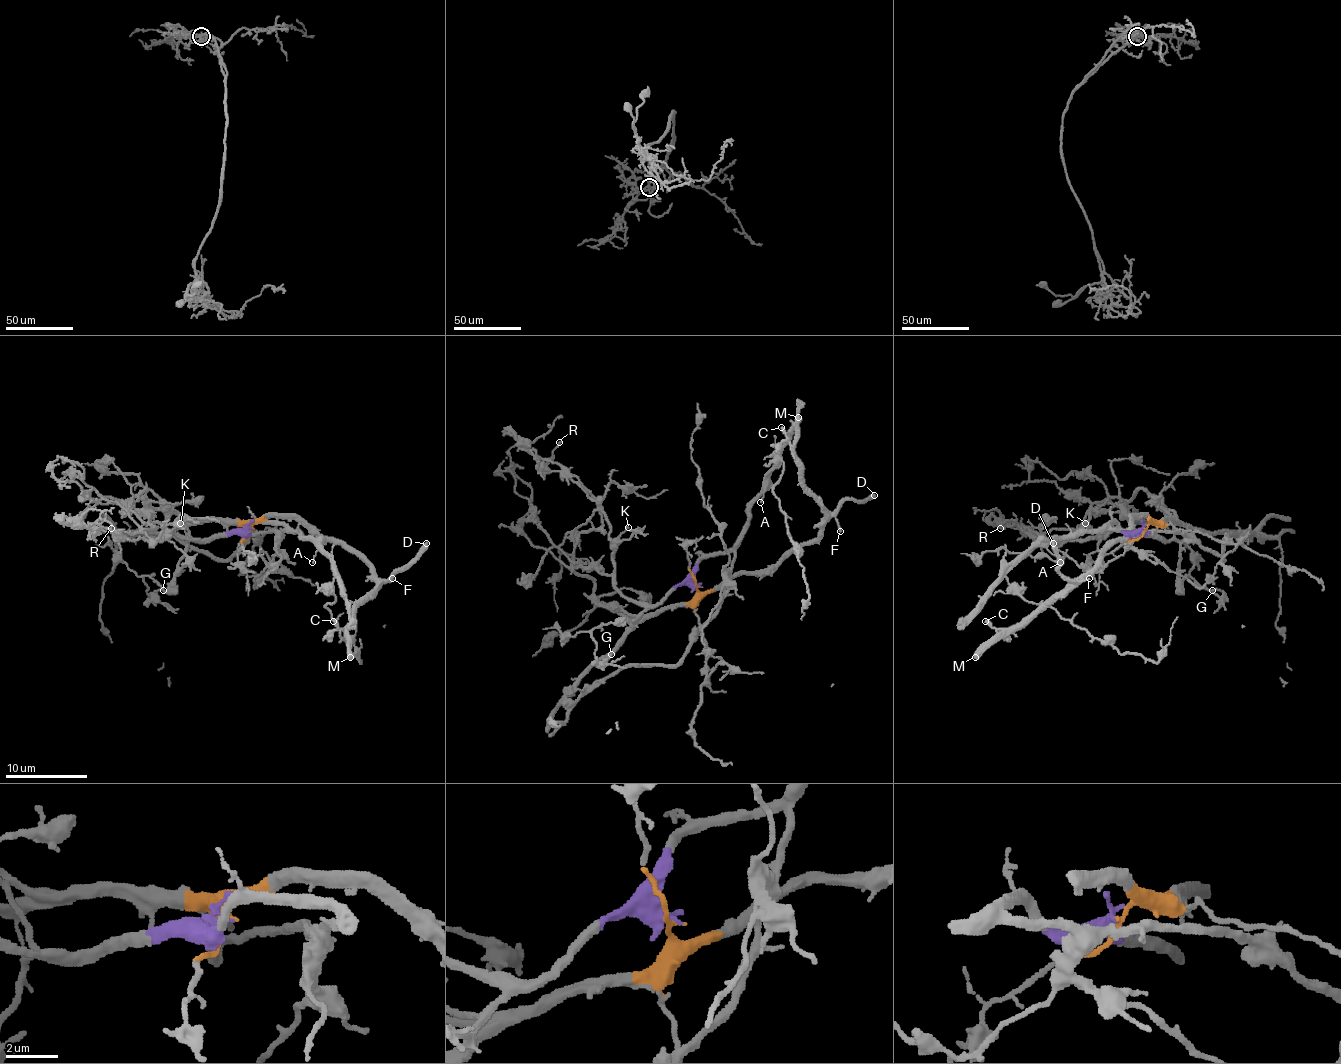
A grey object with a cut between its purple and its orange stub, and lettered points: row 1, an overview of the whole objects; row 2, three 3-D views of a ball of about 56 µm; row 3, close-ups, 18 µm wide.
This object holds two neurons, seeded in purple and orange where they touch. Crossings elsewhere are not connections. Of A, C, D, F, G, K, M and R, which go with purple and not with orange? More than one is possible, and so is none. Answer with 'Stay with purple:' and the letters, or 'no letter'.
Stay with purple: A, G, K, R

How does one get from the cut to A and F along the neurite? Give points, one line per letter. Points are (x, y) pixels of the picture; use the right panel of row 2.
A: (1144, 528), (1124, 532), (1114, 522), (1107, 522), (1097, 530), (1056, 536), (1048, 549), (1060, 563)
F: (1144, 530), (1150, 522), (1144, 516), (1134, 516), (1132, 528), (1079, 579), (1075, 579), (1089, 577)

